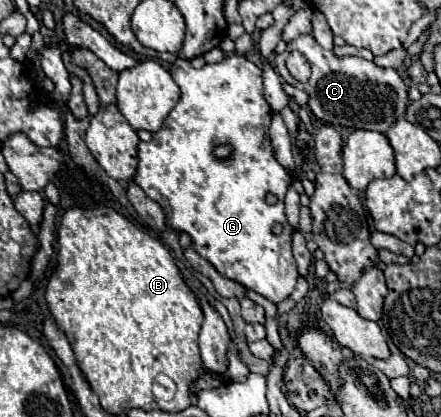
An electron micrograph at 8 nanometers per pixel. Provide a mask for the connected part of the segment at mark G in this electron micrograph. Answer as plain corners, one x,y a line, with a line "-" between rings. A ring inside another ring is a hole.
230,53
224,61
212,65
206,63
200,69
194,69
188,59
178,57
172,63
170,73
180,87
182,97
166,117
164,125
152,133
152,141
140,141
134,181
162,207
166,225
180,233
188,233
198,255
210,261
220,275
246,285
274,303
280,303
294,291
298,279
292,255
292,225
284,213
284,195
292,179
272,155
274,151
268,135
272,109
264,99
262,69
248,57
-
218,143
230,143
234,149
232,155
218,159
214,155
214,147
-
268,193
278,197
276,205
266,203

